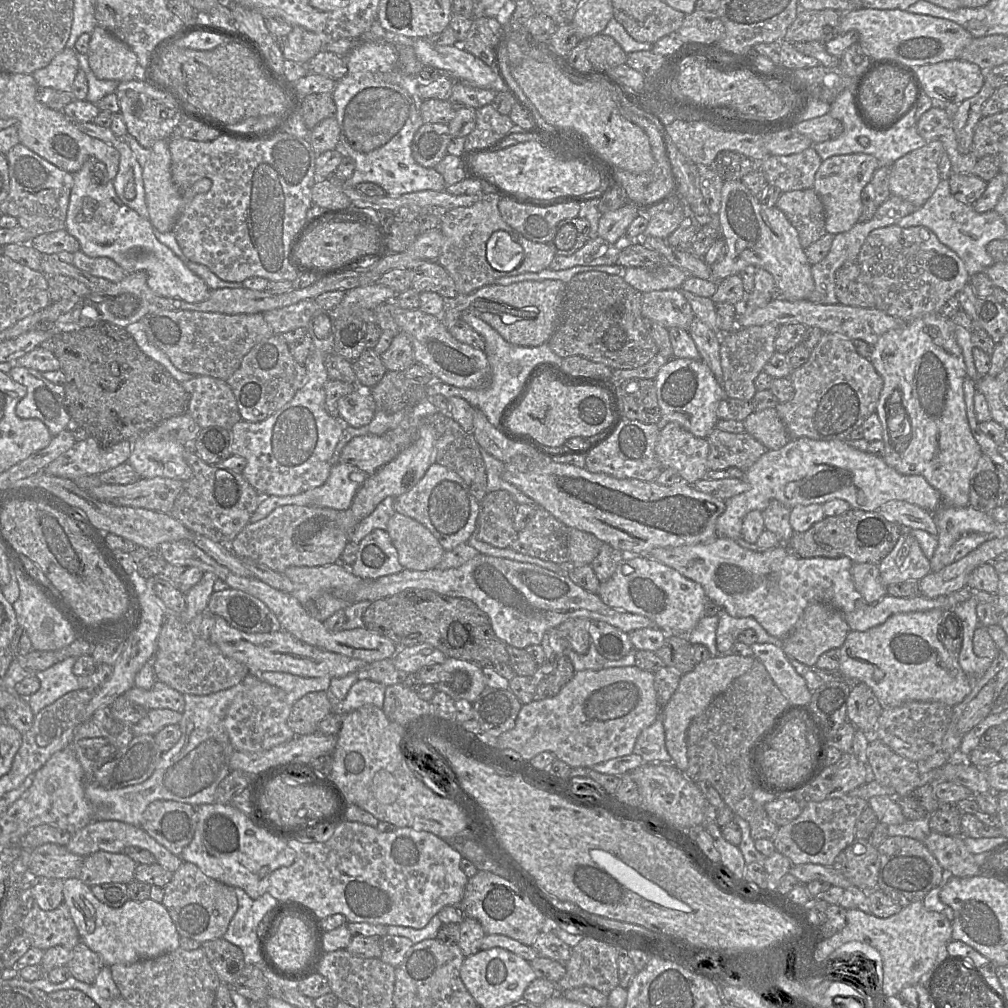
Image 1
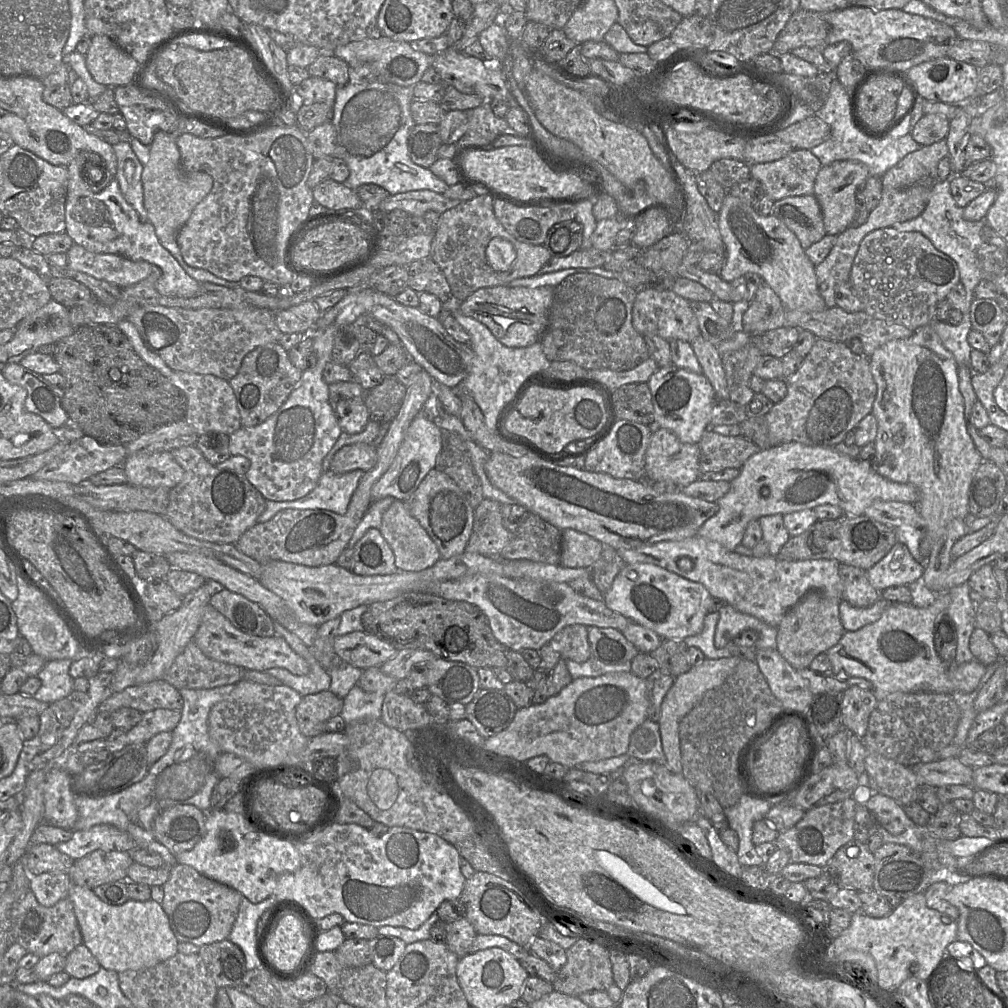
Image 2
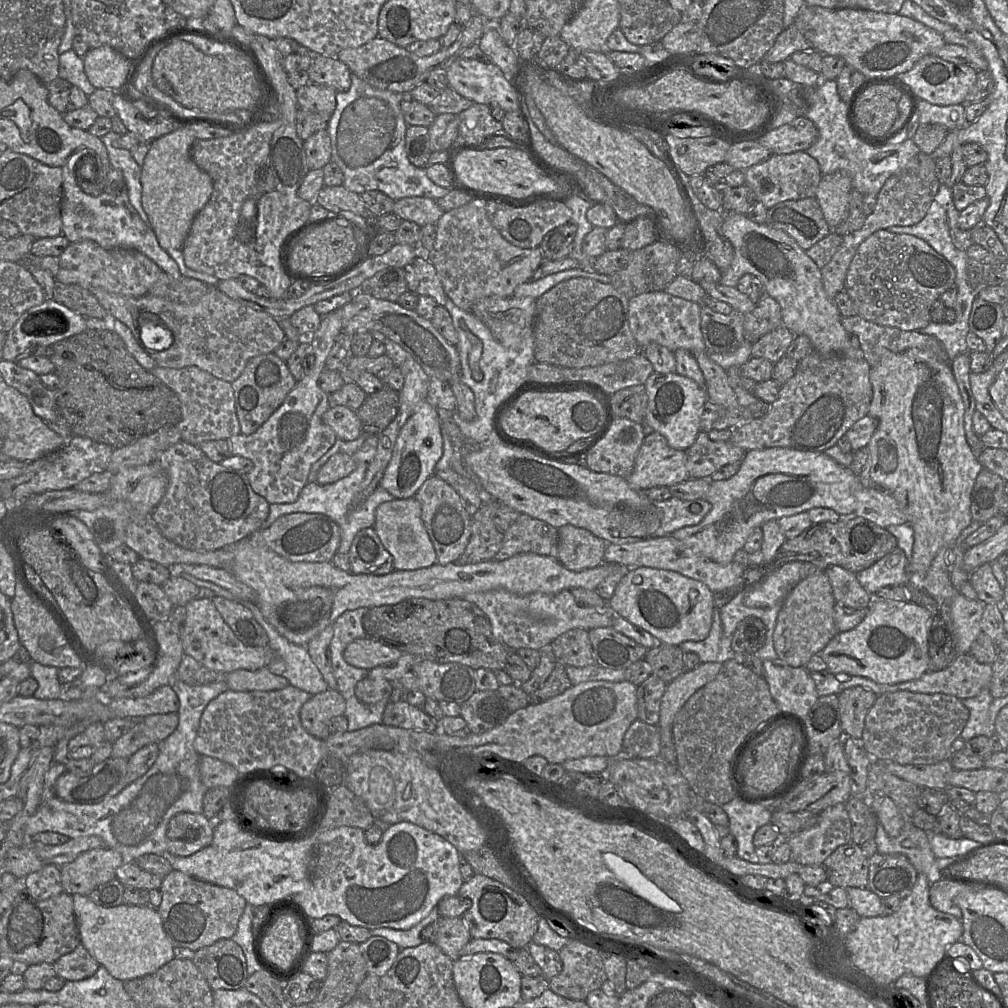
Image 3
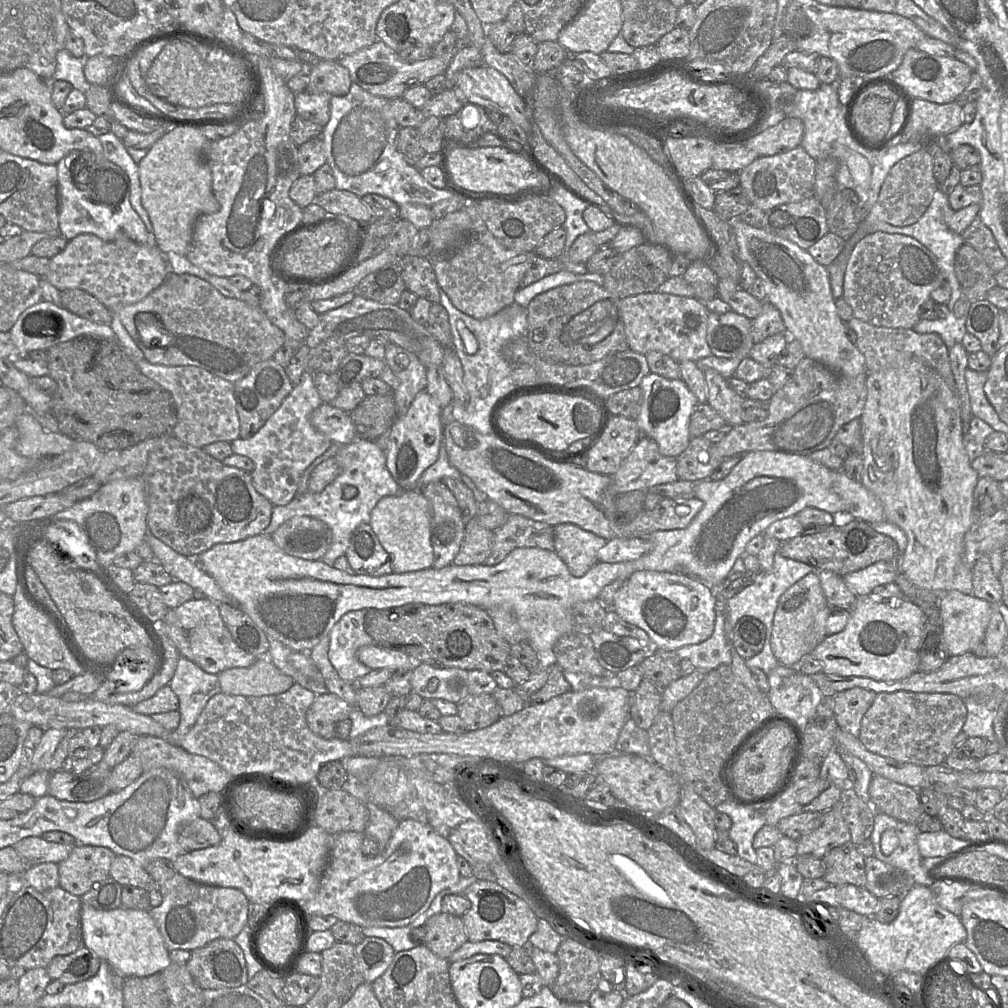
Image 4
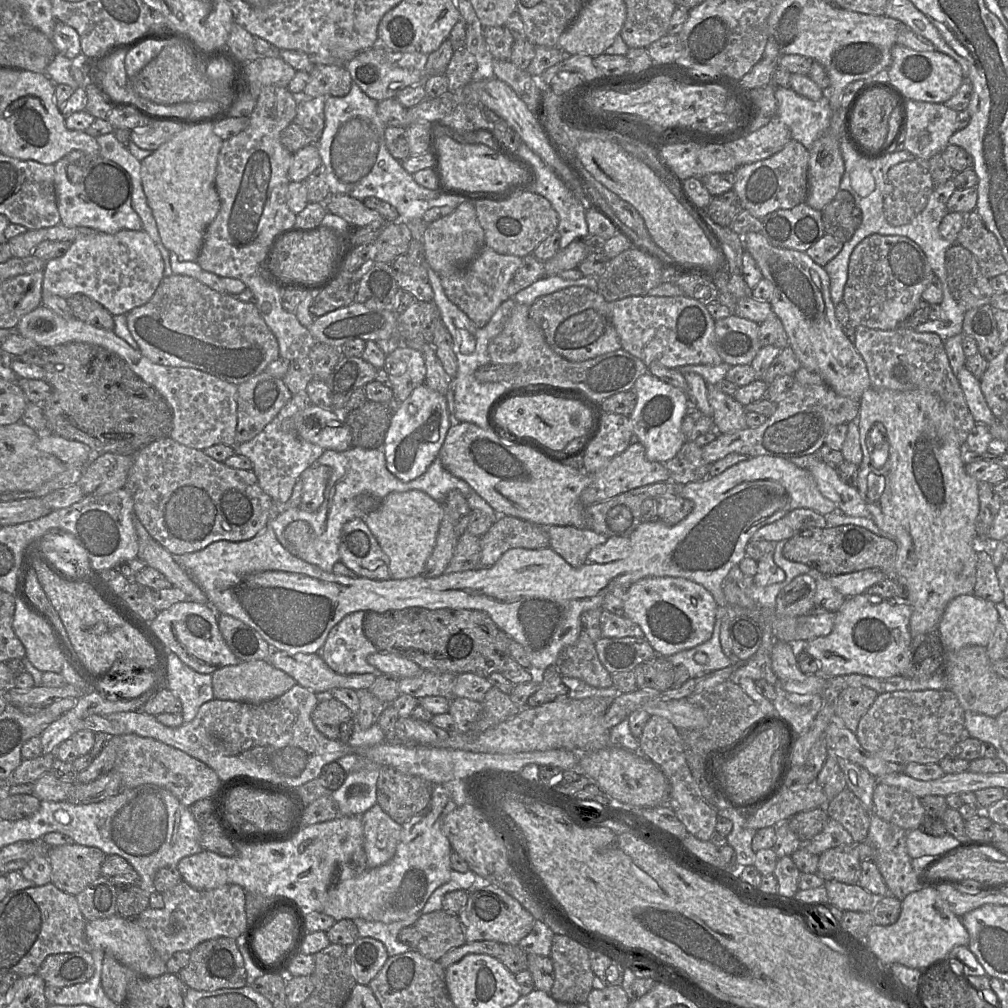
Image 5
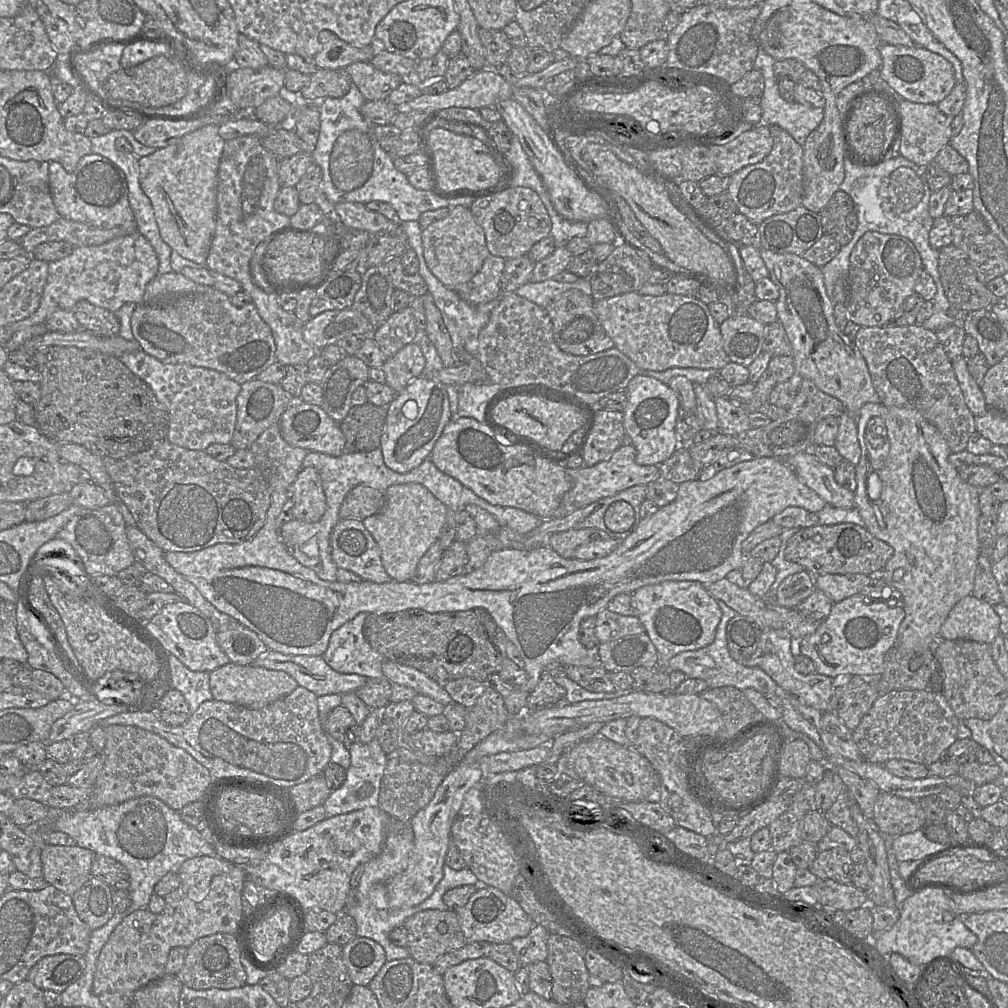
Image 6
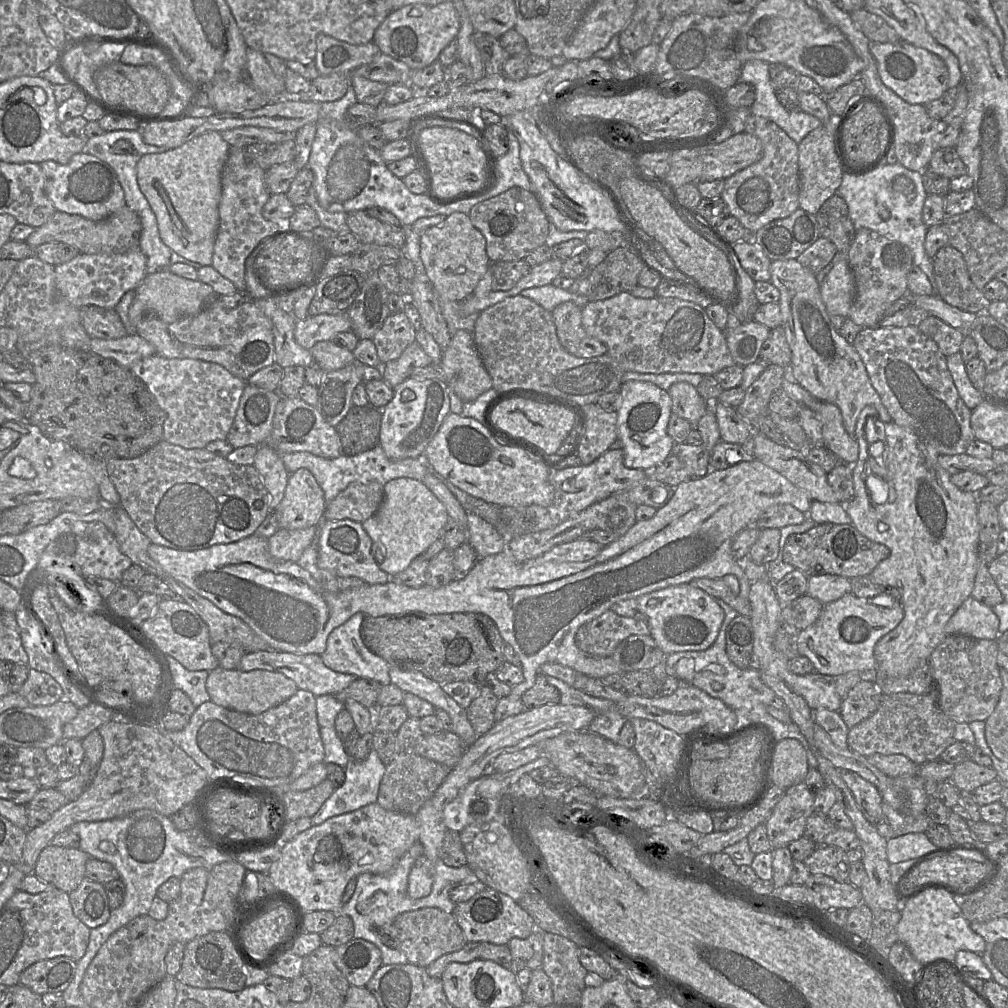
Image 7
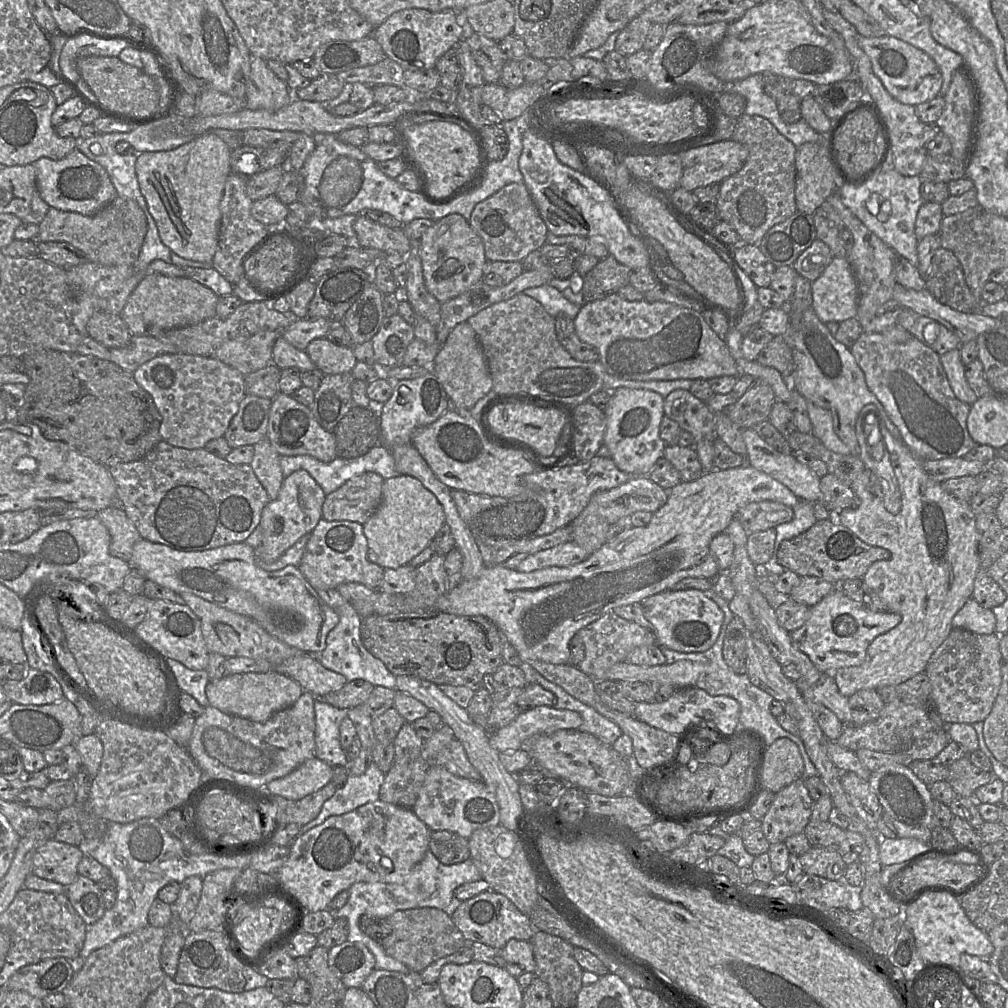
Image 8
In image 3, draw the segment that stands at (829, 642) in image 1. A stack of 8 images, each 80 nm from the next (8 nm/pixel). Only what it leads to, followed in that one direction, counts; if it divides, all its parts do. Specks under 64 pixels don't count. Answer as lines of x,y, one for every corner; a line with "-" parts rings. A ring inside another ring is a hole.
817,571
800,581
787,595
777,616
773,644
777,657
792,667
805,667
810,658
823,650
839,633
834,620
836,601
832,586
824,571

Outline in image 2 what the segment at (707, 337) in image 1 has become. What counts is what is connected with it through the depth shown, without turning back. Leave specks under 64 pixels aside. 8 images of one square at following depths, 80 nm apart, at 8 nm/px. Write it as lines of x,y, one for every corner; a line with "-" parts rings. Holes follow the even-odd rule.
702,335
695,338
691,345
702,367
702,374
712,385
717,400
730,399
722,356
717,346
705,340

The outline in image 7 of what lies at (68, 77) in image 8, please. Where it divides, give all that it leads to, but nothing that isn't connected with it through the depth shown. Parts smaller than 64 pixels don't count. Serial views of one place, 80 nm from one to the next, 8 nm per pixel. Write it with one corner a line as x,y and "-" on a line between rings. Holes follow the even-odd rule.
83,38
72,42
63,51
62,65
67,75
82,86
93,101
101,96
94,81
95,72
120,60
129,43

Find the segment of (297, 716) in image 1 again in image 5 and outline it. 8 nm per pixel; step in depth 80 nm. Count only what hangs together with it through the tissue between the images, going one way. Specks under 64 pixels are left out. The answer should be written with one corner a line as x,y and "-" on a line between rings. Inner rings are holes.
332,698
317,703
312,712
311,719
317,730
329,739
339,739
340,725
353,718
350,709

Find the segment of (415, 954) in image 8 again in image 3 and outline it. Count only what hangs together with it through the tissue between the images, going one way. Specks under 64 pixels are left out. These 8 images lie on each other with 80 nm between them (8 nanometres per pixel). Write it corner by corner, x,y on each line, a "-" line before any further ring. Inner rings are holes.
439,917
433,922
436,930
435,943
453,961
460,958
460,951
472,939
462,917

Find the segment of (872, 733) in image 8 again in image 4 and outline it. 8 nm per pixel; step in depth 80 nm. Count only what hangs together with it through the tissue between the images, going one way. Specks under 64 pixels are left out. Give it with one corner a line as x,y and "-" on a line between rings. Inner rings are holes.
910,691
877,694
862,718
858,739
872,753
922,767
944,764
954,750
954,739
962,731
967,708
962,698
949,693
916,693

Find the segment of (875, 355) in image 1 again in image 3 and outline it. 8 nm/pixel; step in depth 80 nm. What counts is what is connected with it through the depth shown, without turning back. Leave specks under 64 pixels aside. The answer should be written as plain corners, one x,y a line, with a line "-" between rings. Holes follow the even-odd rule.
911,348
883,358
871,367
869,377
873,396
868,415
878,421
866,446
869,482
897,501
906,516
906,524
913,528
914,544
909,566
919,579
923,579
938,551
943,547
951,548
960,533
971,524
972,489
983,467
965,436
964,404
950,363
939,361
930,352

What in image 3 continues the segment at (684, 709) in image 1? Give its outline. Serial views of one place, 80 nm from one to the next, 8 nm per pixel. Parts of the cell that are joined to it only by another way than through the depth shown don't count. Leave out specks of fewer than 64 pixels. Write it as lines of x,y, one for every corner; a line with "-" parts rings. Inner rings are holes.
700,663
669,682
660,702
658,727
672,727
674,718
686,701
701,687
713,680
722,663

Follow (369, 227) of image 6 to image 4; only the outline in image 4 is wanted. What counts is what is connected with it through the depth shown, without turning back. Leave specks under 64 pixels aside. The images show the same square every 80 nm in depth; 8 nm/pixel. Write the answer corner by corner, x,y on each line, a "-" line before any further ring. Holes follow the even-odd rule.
332,189
317,195
313,203
321,206
328,213
346,215
354,219
355,224
362,227
378,218
371,208
361,200
361,197
345,190

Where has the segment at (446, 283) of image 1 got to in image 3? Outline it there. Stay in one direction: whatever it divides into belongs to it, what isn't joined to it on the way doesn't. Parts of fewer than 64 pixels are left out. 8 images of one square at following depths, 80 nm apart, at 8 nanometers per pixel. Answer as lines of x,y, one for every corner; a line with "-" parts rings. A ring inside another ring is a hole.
425,255
417,256
403,269
409,291
417,296
430,296
437,305
445,306
448,297
435,267

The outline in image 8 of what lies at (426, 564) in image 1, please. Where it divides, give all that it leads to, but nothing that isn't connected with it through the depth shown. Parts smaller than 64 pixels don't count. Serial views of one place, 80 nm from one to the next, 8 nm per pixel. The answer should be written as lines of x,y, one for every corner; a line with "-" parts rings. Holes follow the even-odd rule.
398,475
384,481
382,501
376,512
363,524
368,541
368,559
383,569
397,569
407,565
435,538
445,523
445,514
436,497
414,477

